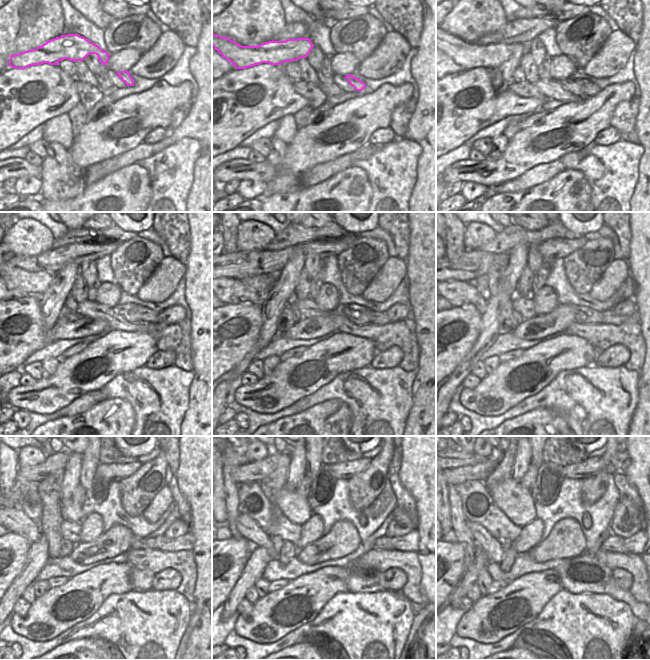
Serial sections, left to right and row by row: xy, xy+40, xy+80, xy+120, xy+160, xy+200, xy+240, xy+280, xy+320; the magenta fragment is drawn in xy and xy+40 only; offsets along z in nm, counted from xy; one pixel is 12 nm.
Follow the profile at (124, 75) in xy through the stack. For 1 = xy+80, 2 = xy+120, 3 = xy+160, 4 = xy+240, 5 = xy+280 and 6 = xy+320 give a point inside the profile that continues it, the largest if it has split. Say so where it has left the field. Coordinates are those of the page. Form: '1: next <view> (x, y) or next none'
1: next xy+80 (588, 88)
2: next xy+120 (146, 315)
3: next xy+160 (378, 318)
4: next xy+240 (186, 542)
5: next xy+280 (409, 542)
6: next xy+320 (635, 544)

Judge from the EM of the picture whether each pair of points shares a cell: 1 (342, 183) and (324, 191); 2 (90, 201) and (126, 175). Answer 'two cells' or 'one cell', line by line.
1: one cell
2: one cell

